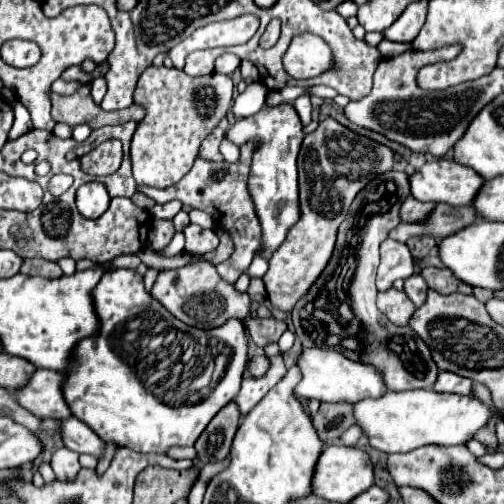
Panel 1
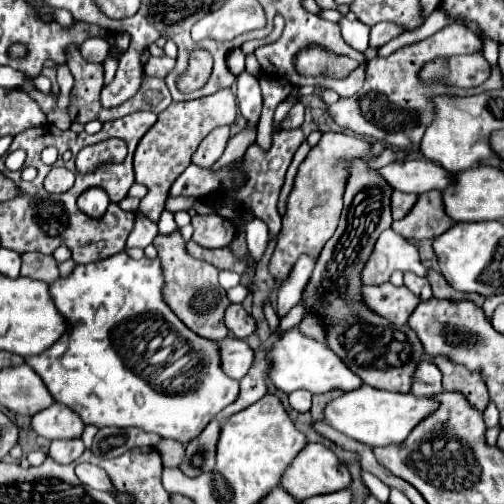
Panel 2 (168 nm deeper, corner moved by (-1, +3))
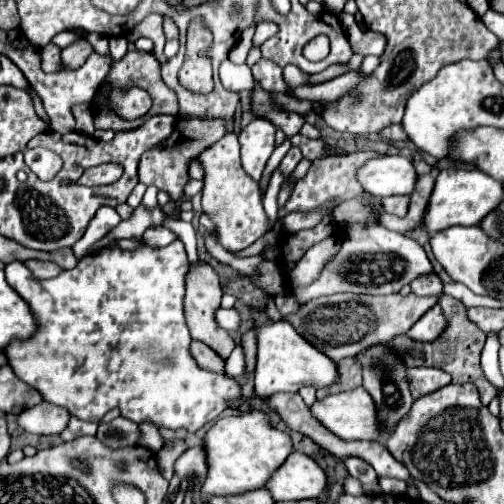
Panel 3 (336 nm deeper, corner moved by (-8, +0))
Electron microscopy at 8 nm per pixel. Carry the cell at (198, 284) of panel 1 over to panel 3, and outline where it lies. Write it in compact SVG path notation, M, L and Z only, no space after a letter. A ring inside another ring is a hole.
M198 262L196 266L190 266L188 278L186 278L186 298L184 298L184 314L186 314L186 324L190 328L190 334L194 340L200 340L208 344L212 350L220 354L220 358L228 358L230 352L234 350L234 340L230 334L222 328L218 328L214 320L214 312L220 308L220 298L222 298L222 286L218 282L218 274L212 266Z

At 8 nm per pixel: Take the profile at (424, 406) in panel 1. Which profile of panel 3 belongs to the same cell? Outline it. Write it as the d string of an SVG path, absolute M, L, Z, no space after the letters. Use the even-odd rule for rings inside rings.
M362 388L328 394L310 406L312 416L342 440L378 440L374 402Z

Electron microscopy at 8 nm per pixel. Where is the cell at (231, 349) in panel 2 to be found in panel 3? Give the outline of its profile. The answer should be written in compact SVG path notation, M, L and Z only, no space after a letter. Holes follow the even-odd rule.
M192 340L192 344L190 344L190 354L192 354L192 358L198 362L200 368L222 374L222 370L224 370L224 360L222 360L210 346Z

